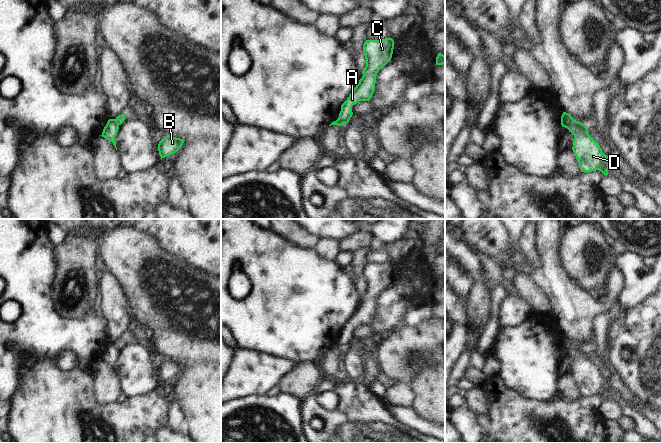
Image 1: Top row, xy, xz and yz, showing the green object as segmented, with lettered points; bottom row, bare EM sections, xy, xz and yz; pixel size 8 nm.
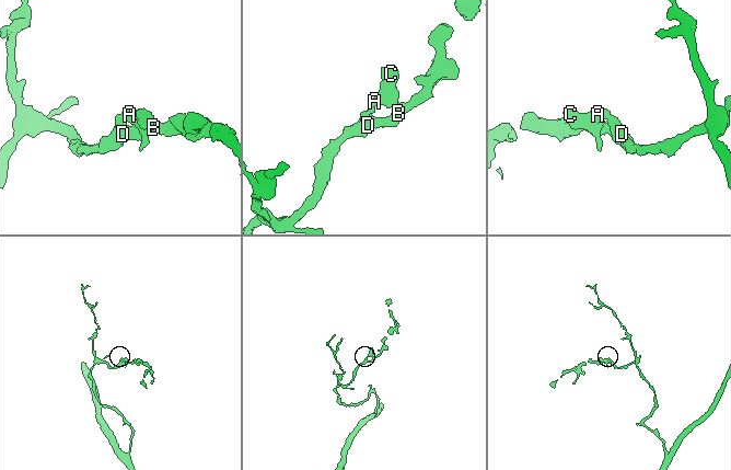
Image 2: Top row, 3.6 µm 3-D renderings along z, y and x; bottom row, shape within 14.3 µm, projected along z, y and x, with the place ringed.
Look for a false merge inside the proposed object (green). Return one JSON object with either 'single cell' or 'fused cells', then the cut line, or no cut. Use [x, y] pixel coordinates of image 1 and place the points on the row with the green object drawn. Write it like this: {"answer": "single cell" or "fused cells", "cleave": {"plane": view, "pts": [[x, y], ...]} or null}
{"answer": "fused cells", "cleave": {"plane": "yz", "pts": [[573, 119], [567, 128]]}}

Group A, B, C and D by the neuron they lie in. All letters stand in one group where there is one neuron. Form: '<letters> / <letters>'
A C / B D

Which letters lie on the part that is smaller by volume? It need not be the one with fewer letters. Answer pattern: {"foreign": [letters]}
{"foreign": ["A", "C"]}

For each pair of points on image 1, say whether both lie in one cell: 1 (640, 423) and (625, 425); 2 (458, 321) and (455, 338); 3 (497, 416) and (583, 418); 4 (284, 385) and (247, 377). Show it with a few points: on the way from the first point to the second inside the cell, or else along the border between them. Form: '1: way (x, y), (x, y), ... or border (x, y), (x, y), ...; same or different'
1: border (623, 414), (632, 419), (634, 429); different
2: way (455, 325), (455, 334); same
3: way (518, 416), (553, 416), (558, 414), (562, 417); same
4: border (294, 366), (277, 383); different

